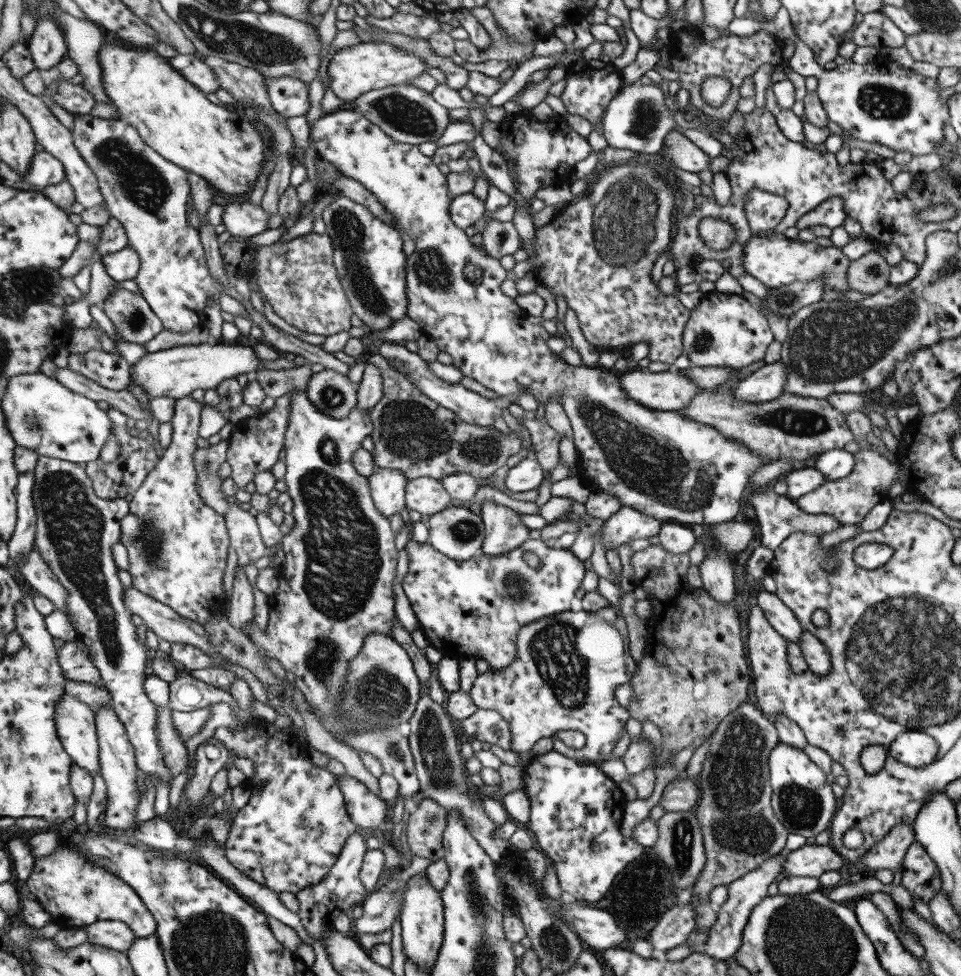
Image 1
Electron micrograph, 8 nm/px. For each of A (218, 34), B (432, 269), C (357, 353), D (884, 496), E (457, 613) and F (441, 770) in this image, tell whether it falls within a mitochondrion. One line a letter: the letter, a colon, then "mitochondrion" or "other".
A: mitochondrion
B: mitochondrion
C: other
D: other
E: other
F: mitochondrion

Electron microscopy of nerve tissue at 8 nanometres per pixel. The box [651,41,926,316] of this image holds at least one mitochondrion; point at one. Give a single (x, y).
(879, 101)

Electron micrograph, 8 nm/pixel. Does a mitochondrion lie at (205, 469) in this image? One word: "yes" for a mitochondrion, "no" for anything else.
yes

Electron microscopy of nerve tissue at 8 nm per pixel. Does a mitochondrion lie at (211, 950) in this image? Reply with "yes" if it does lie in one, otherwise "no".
yes

